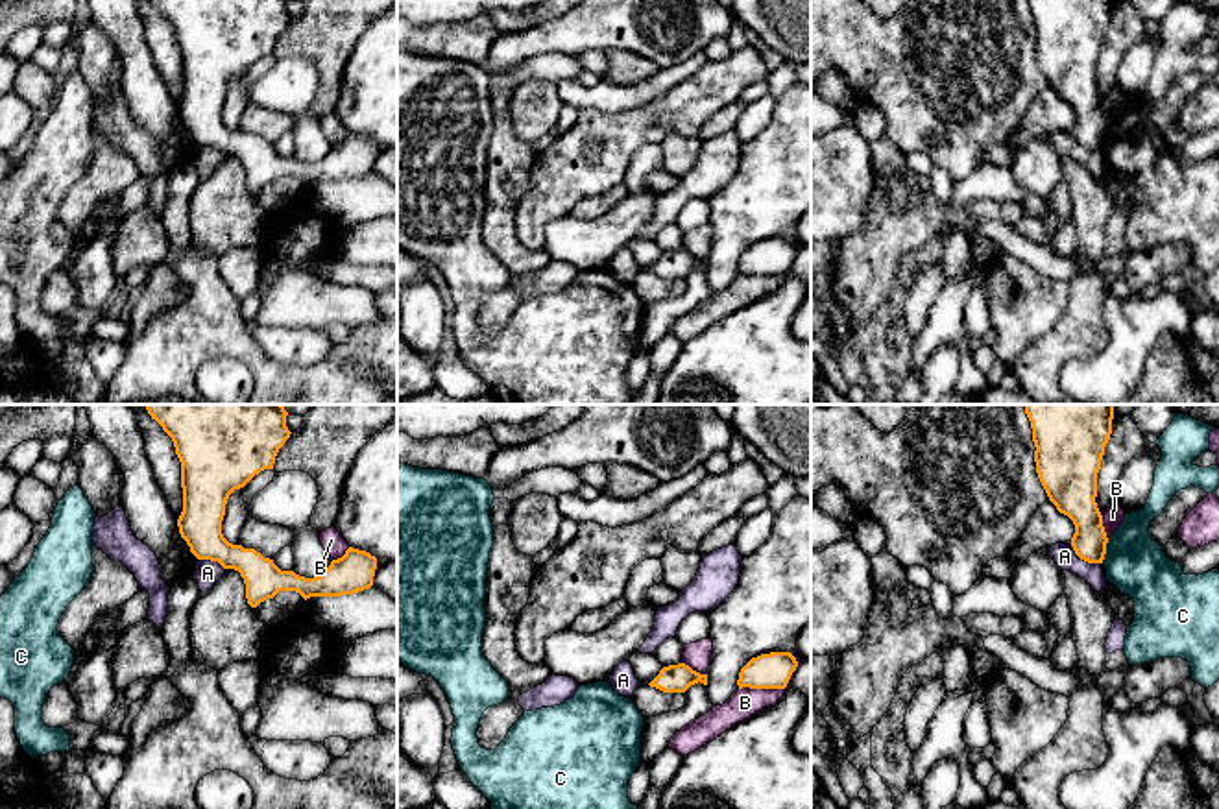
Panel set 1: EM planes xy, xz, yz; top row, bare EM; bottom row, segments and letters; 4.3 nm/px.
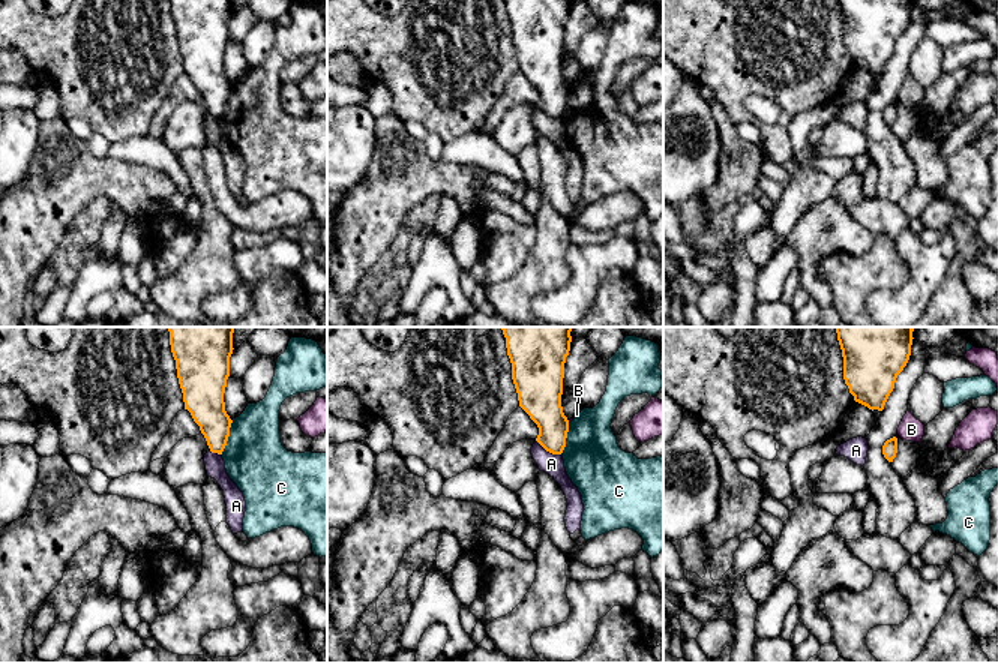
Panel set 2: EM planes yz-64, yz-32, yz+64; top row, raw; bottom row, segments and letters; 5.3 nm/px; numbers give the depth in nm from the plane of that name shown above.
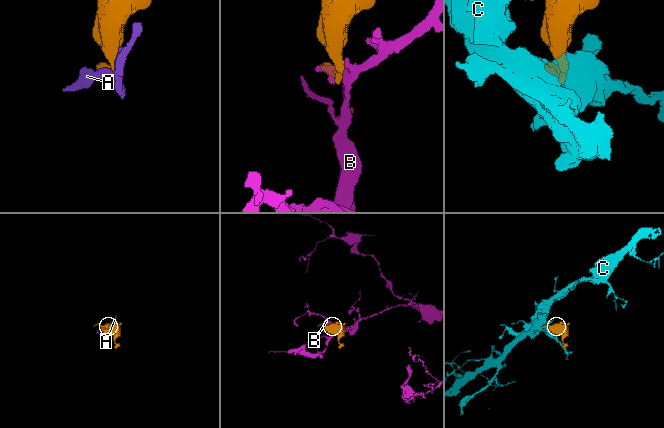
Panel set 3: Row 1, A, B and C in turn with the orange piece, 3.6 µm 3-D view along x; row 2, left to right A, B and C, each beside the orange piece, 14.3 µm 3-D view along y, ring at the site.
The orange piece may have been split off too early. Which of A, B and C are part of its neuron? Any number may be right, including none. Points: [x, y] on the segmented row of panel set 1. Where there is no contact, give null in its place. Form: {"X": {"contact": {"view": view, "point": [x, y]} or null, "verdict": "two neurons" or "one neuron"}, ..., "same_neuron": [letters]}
{"A": {"contact": {"view": "yz", "point": [1086, 560]}, "verdict": "two neurons"}, "B": {"contact": {"view": "xz", "point": [761, 688]}, "verdict": "two neurons"}, "C": {"contact": {"view": "yz", "point": [1105, 551]}, "verdict": "two neurons"}, "same_neuron": []}

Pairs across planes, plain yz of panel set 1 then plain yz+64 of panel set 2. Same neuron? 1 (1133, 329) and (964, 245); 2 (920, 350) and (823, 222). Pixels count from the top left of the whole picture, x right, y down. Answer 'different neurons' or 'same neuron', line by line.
1: different neurons
2: different neurons

